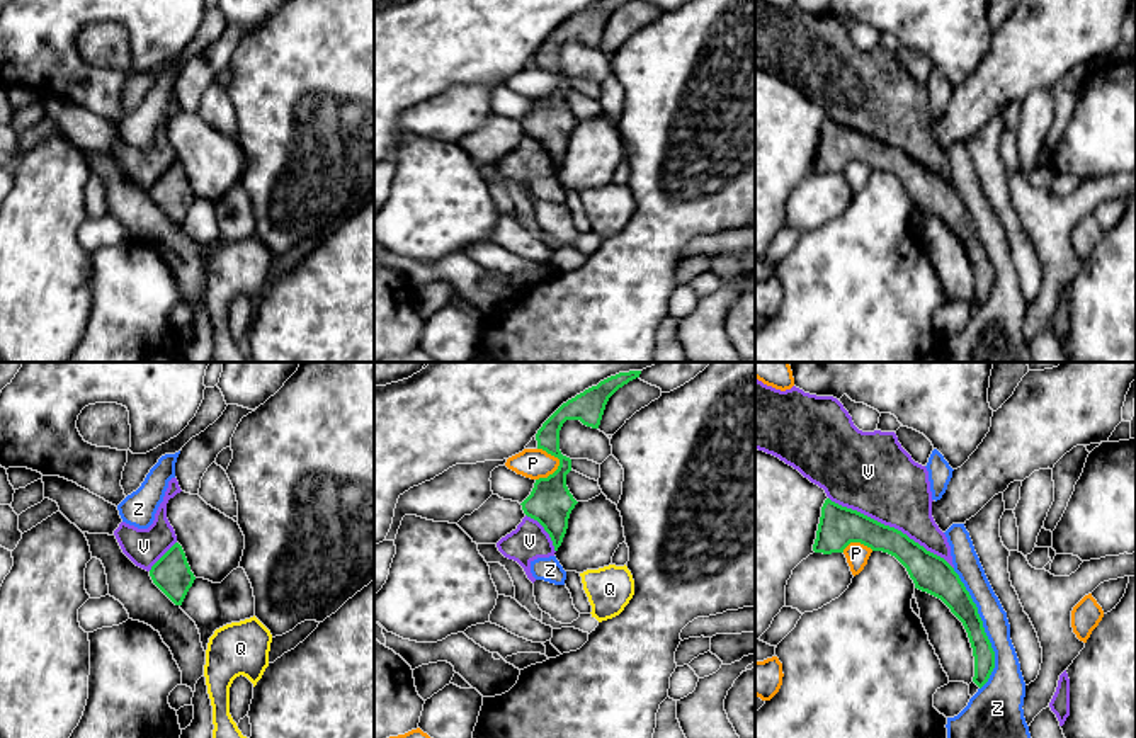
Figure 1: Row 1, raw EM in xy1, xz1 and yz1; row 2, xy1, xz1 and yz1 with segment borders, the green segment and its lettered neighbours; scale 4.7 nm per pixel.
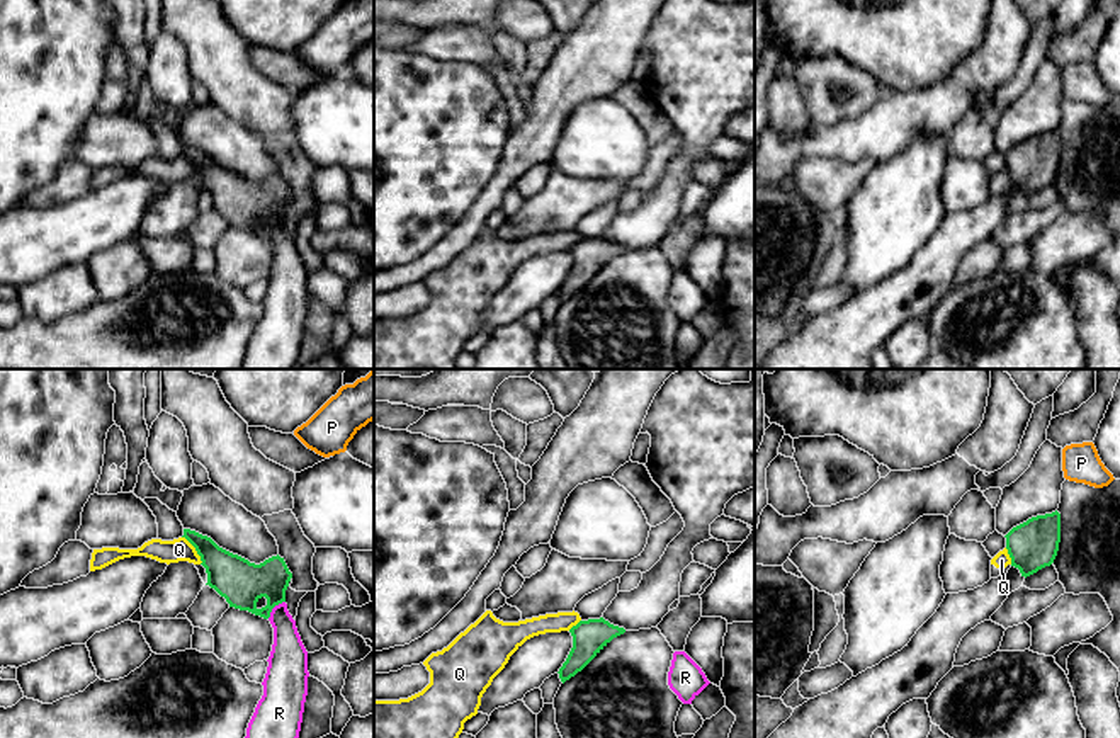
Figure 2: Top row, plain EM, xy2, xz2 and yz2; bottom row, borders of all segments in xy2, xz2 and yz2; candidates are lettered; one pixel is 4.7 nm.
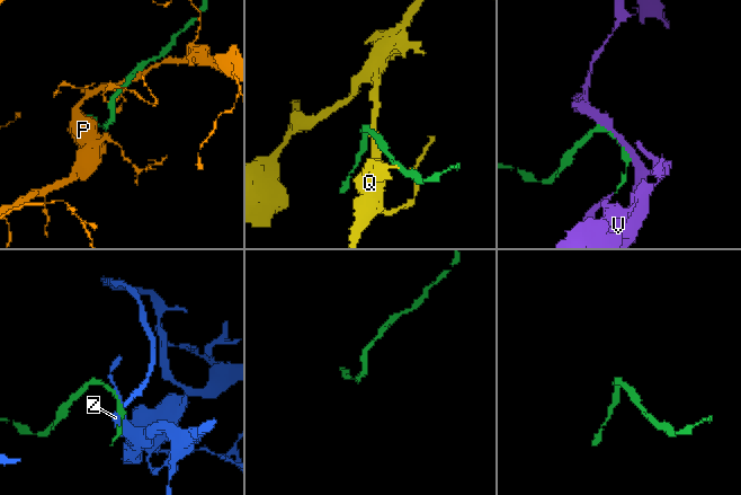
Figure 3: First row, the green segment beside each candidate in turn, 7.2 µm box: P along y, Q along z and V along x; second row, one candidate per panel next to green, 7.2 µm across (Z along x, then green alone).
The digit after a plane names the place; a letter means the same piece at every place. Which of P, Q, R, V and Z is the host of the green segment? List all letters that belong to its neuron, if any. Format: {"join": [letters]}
{"join": ["V"]}

